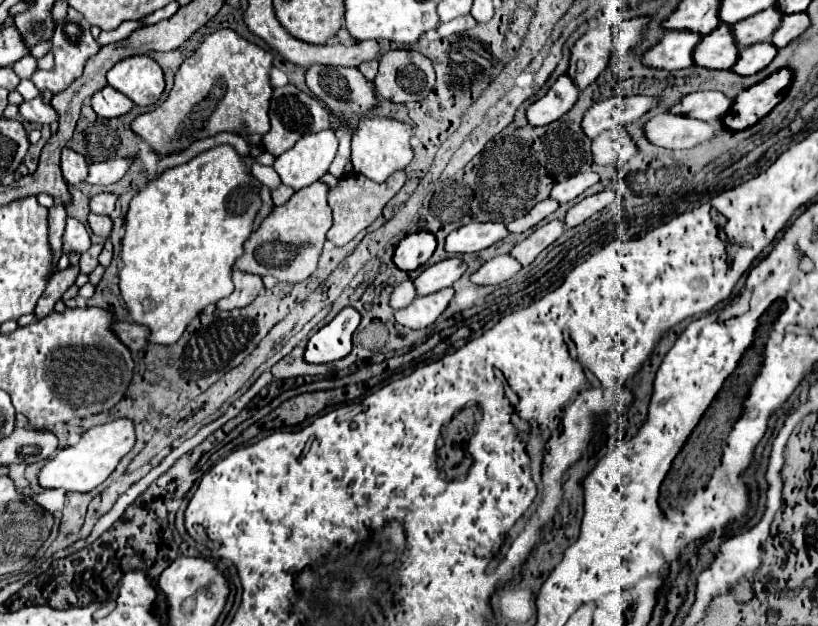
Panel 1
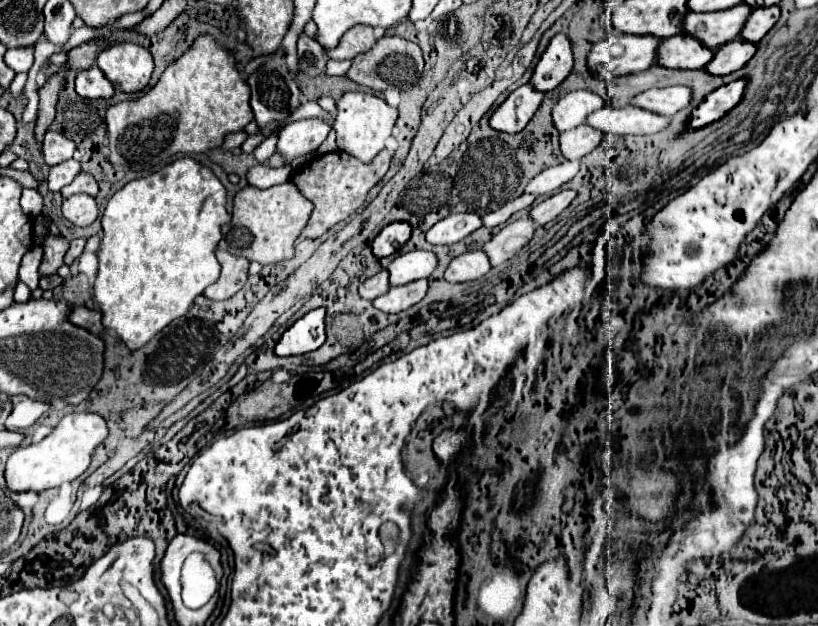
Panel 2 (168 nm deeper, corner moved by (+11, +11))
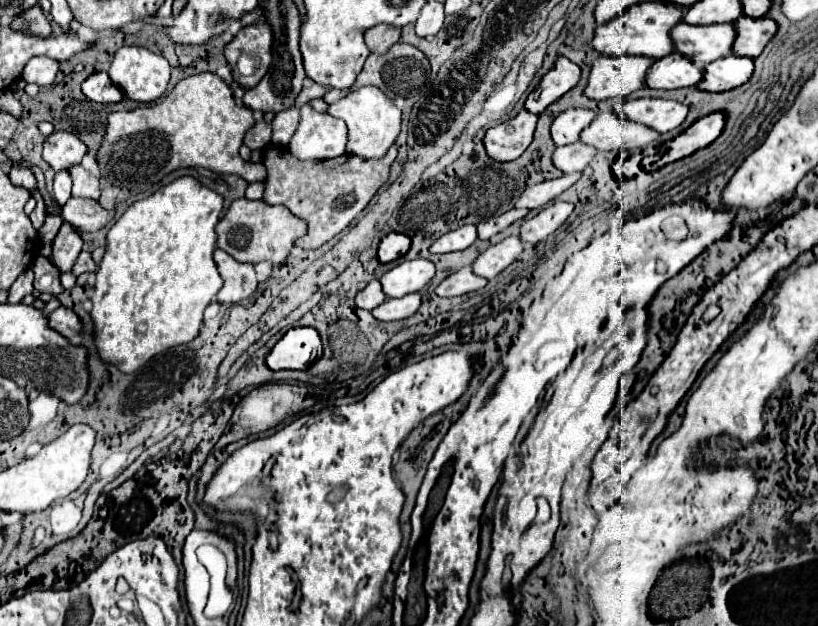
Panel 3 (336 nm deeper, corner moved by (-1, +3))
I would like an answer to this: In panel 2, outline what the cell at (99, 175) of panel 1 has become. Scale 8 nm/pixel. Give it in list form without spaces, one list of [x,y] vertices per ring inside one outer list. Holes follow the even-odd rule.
[[[65,160],[65,162],[61,162],[61,164],[57,164],[57,166],[53,166],[51,168],[51,172],[49,172],[49,190],[51,192],[59,192],[63,186],[67,186],[69,182],[73,182],[73,178],[77,176],[81,172],[81,162],[77,162],[77,160]]]

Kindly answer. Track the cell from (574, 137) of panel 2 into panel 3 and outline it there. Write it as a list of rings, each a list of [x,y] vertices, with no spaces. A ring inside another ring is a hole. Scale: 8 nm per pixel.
[[[573,142],[569,146],[561,146],[553,152],[553,166],[563,174],[583,172],[585,166],[595,158],[597,150],[593,146],[585,146],[583,142]]]

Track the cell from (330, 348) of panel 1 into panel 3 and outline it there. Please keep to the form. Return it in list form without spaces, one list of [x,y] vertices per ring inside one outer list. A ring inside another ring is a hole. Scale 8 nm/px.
[[[291,328],[267,354],[267,366],[271,370],[307,370],[321,354],[321,338],[313,328]]]

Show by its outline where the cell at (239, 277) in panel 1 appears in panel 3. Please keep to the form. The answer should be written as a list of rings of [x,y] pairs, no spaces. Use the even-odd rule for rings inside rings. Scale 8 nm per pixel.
[[[215,248],[213,260],[219,268],[219,274],[223,278],[223,288],[217,292],[219,302],[239,302],[249,298],[257,288],[257,276],[253,270],[253,264],[241,264],[235,262],[225,250]]]

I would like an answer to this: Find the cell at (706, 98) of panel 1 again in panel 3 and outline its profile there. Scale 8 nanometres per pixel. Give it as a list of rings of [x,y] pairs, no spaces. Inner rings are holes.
[[[639,98],[625,100],[621,106],[615,106],[615,114],[623,120],[633,120],[663,134],[677,128],[685,120],[687,108],[675,100]]]

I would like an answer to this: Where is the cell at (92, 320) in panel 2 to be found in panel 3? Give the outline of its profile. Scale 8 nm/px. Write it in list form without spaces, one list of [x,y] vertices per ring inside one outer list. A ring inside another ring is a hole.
[[[59,306],[57,310],[53,310],[47,316],[47,320],[49,320],[49,328],[57,330],[65,338],[79,338],[81,336],[81,320],[77,318],[77,314],[71,308]]]

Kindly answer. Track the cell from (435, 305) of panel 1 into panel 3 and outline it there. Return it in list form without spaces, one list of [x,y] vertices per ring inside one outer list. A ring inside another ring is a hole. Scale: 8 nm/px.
[[[413,292],[409,296],[401,296],[401,298],[387,298],[381,306],[373,308],[371,314],[381,320],[381,322],[391,322],[391,320],[403,320],[407,316],[411,316],[413,312],[417,312],[417,308],[421,306],[421,294]]]

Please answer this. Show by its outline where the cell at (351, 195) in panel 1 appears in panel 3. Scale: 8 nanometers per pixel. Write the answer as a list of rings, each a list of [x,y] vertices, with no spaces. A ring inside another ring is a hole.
[[[267,144],[263,148],[265,178],[265,204],[283,204],[297,218],[307,222],[307,236],[301,236],[295,246],[319,248],[349,226],[349,222],[369,204],[373,194],[387,182],[389,166],[397,156],[397,146],[391,146],[383,158],[357,158],[343,154],[331,160],[297,160],[287,148]]]

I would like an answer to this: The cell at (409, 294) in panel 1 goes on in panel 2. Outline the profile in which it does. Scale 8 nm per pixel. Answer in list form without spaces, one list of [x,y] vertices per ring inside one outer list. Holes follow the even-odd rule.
[[[381,270],[377,272],[375,276],[367,278],[361,286],[359,286],[359,294],[367,300],[375,300],[377,296],[381,294],[387,294],[389,292],[389,272],[387,270]]]

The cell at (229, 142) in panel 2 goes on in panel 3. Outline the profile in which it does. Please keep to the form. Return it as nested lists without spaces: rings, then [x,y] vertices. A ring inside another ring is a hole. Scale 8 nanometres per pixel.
[[[257,120],[255,126],[245,134],[245,144],[251,150],[261,150],[265,144],[271,142],[271,124],[265,120]]]

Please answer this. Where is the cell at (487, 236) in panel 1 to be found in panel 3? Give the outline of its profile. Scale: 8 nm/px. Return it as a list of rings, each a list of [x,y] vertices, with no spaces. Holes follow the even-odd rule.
[[[473,224],[469,226],[461,226],[457,230],[451,230],[447,234],[443,234],[441,238],[437,238],[429,252],[431,254],[447,254],[447,252],[459,252],[459,250],[465,250],[469,248],[473,242],[477,240],[477,230]]]

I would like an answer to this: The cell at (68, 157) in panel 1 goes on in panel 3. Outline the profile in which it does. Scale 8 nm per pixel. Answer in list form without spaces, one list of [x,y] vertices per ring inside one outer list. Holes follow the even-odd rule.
[[[53,132],[51,136],[45,138],[43,144],[43,160],[55,172],[67,170],[73,164],[81,164],[85,152],[87,146],[79,138],[73,138],[73,134],[65,134],[65,132]]]

